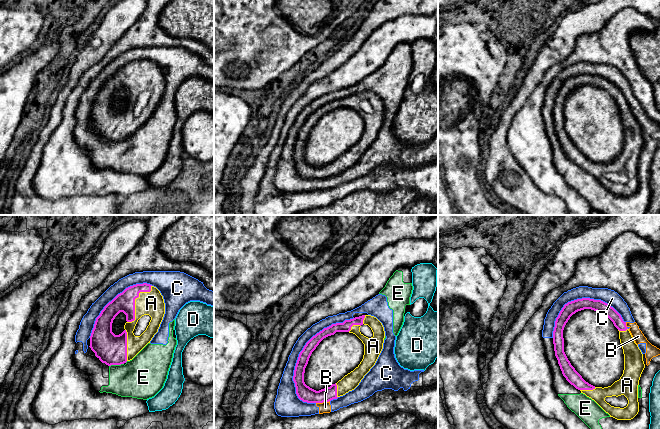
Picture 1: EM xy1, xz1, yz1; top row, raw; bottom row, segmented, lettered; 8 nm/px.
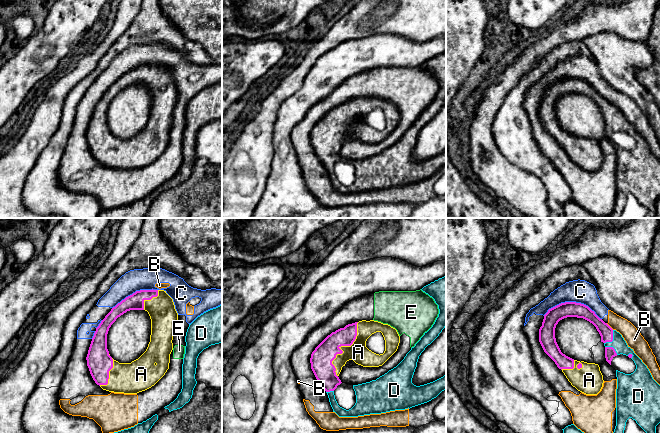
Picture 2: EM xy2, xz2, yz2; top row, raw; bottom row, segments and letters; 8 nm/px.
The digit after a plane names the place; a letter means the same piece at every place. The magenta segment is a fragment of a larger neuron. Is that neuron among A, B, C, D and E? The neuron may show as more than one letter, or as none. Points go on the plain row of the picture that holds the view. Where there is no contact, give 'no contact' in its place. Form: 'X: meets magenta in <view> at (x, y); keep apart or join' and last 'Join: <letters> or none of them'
A: meets magenta in xz2 at (340, 122); join
B: meets magenta in xz1 at (322, 178); keep apart
C: meets magenta in xz1 at (303, 125); keep apart
D: meets magenta in yz2 at (612, 115); join
E: meets magenta in xy1 at (116, 140); keep apart
Join: A, D

